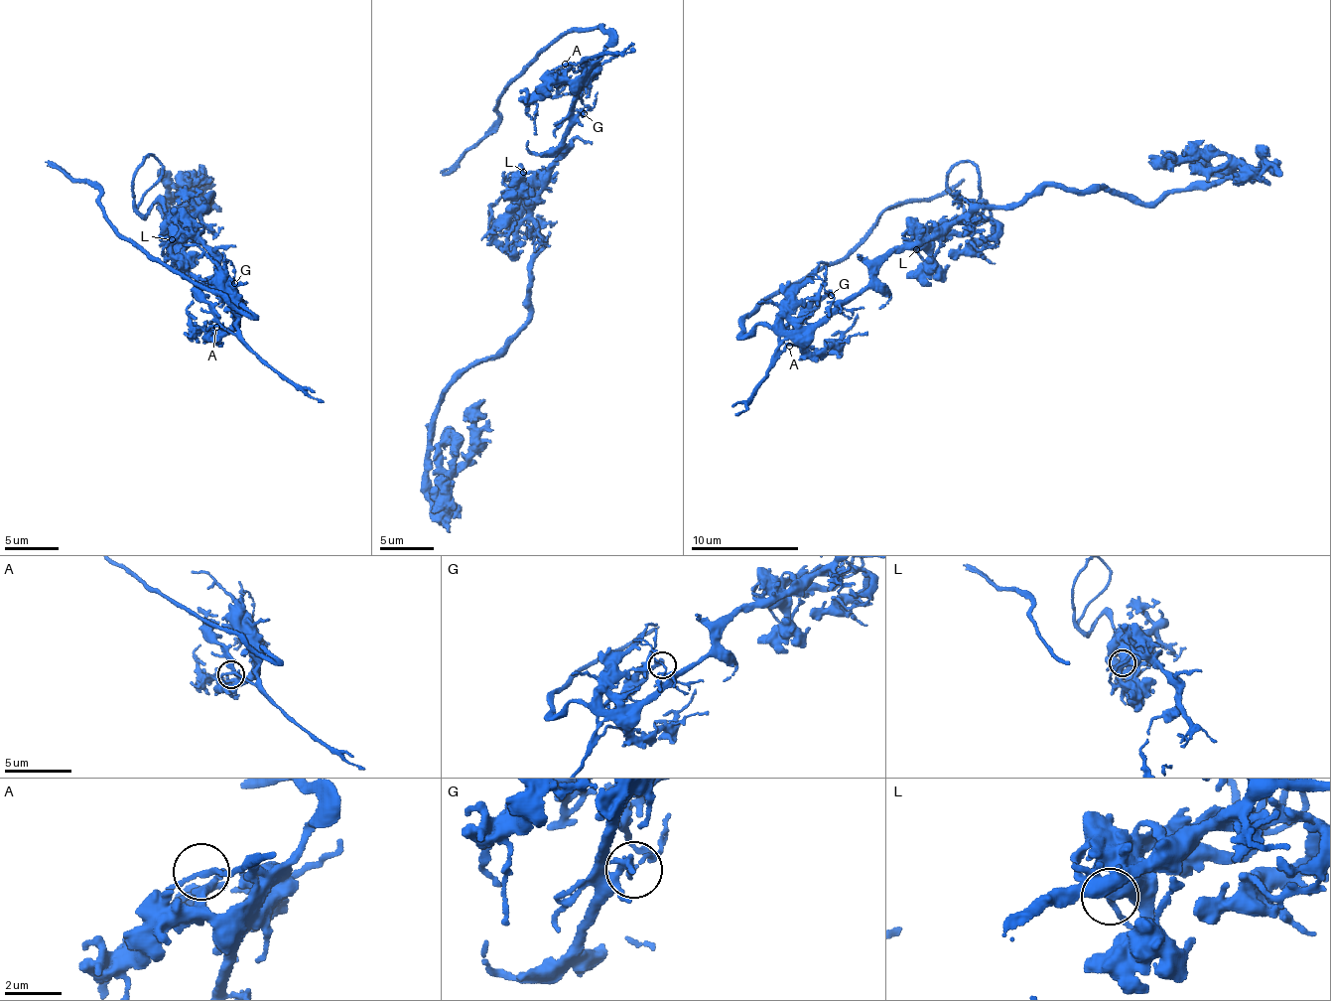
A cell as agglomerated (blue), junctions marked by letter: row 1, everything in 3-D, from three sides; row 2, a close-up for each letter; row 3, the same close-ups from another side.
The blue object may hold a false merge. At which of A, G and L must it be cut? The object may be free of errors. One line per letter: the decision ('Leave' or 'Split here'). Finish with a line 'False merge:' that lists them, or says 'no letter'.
A: Leave
G: Leave
L: Split here
False merge: L

